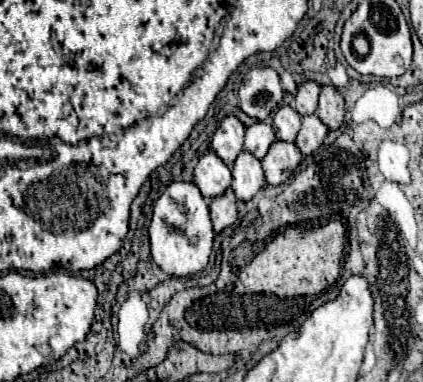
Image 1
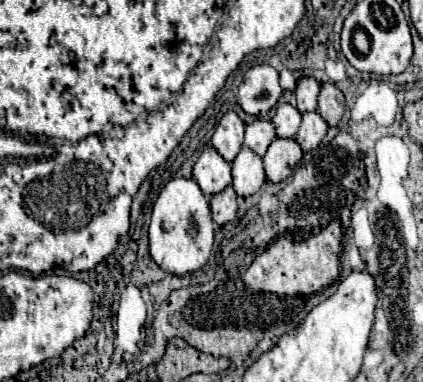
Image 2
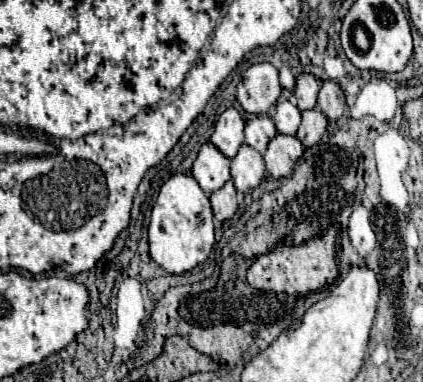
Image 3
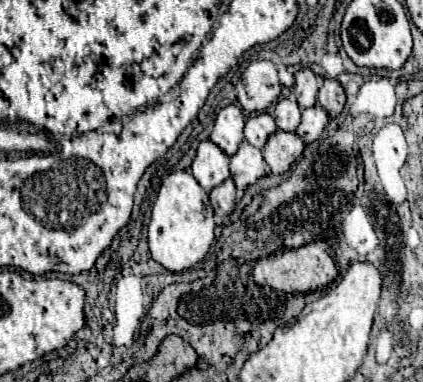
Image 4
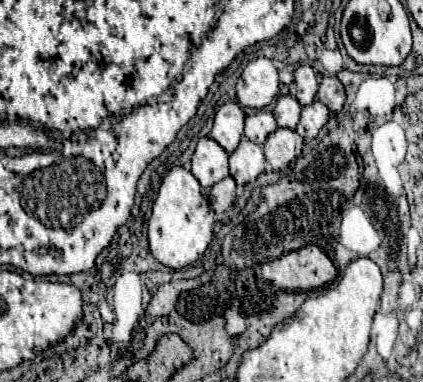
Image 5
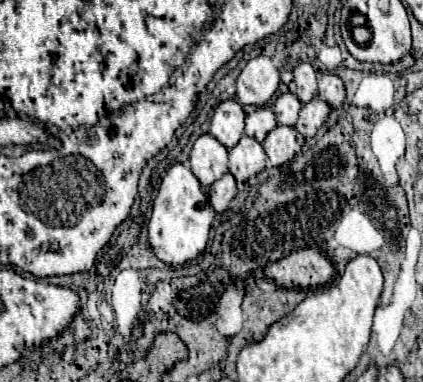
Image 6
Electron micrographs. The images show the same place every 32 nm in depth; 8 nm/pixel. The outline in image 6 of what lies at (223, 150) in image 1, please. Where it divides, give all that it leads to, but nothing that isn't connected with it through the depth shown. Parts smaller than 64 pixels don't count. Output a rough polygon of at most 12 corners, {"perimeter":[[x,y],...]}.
{"perimeter":[[236,100],[216,106],[210,134],[232,148],[244,132]]}

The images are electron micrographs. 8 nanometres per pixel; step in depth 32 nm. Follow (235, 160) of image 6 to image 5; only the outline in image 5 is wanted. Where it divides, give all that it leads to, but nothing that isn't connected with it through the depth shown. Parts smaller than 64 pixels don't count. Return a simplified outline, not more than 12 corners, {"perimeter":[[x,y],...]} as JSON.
{"perimeter":[[240,140],[230,154],[236,184],[254,180],[268,168],[262,146]]}

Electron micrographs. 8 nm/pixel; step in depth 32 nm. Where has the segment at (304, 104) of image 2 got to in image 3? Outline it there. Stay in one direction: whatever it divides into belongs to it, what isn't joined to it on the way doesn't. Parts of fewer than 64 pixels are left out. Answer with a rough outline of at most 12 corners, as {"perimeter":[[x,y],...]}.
{"perimeter":[[310,72],[296,76],[294,96],[300,110],[314,108],[318,78]]}

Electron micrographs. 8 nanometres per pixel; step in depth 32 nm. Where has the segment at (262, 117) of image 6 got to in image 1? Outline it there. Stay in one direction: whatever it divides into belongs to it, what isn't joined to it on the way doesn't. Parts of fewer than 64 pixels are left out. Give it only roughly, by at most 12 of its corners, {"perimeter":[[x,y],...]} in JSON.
{"perimeter":[[268,122],[246,128],[244,148],[262,160],[274,140]]}

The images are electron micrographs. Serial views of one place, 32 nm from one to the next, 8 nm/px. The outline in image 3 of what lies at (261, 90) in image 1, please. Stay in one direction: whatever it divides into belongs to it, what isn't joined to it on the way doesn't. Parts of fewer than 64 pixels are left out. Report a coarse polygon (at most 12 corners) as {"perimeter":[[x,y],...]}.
{"perimeter":[[270,62],[252,64],[238,84],[238,102],[266,114],[282,86]]}

